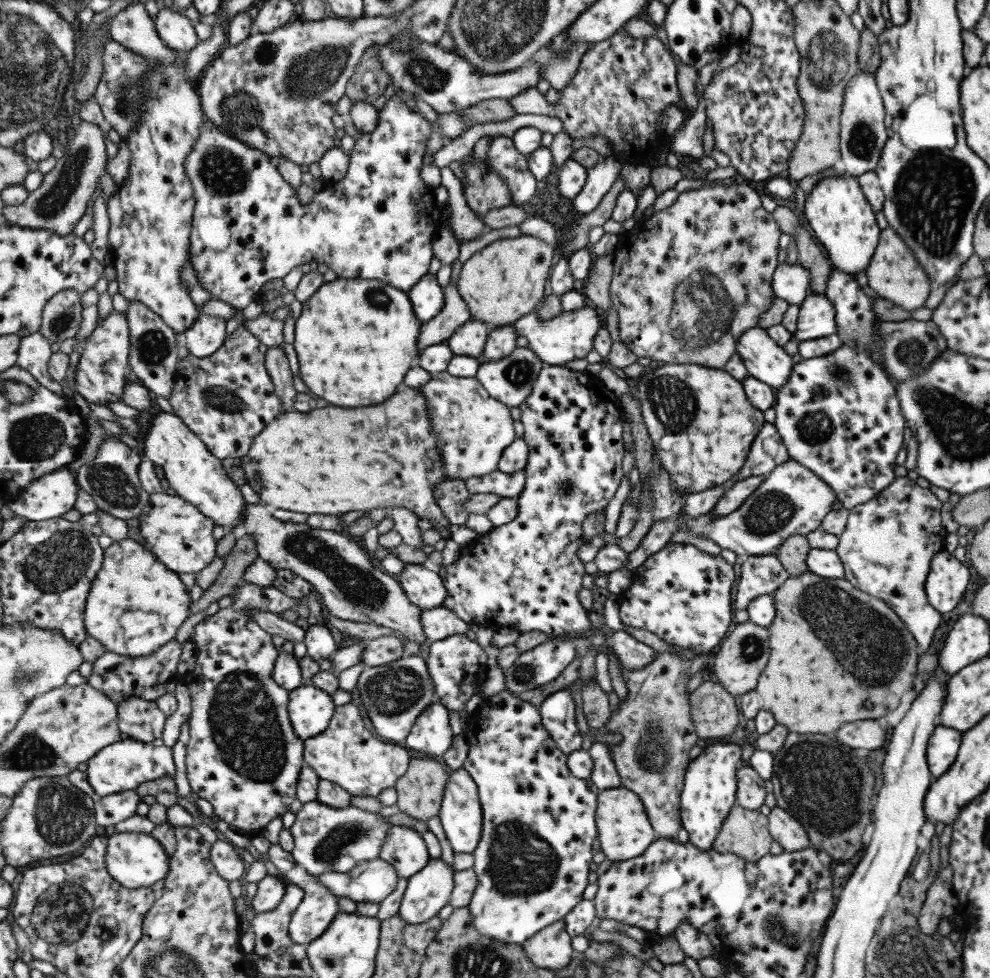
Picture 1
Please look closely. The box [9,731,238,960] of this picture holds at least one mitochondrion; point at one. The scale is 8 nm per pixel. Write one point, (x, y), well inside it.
(61, 914)

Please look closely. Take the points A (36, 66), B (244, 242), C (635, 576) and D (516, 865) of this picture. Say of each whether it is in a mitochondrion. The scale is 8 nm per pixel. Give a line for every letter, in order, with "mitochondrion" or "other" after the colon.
A: mitochondrion
B: other
C: other
D: mitochondrion

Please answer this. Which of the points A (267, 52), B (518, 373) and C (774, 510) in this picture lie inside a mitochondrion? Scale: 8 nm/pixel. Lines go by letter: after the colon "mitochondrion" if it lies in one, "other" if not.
A: mitochondrion
B: mitochondrion
C: mitochondrion

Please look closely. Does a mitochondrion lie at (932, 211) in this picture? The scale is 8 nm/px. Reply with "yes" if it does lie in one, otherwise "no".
yes

